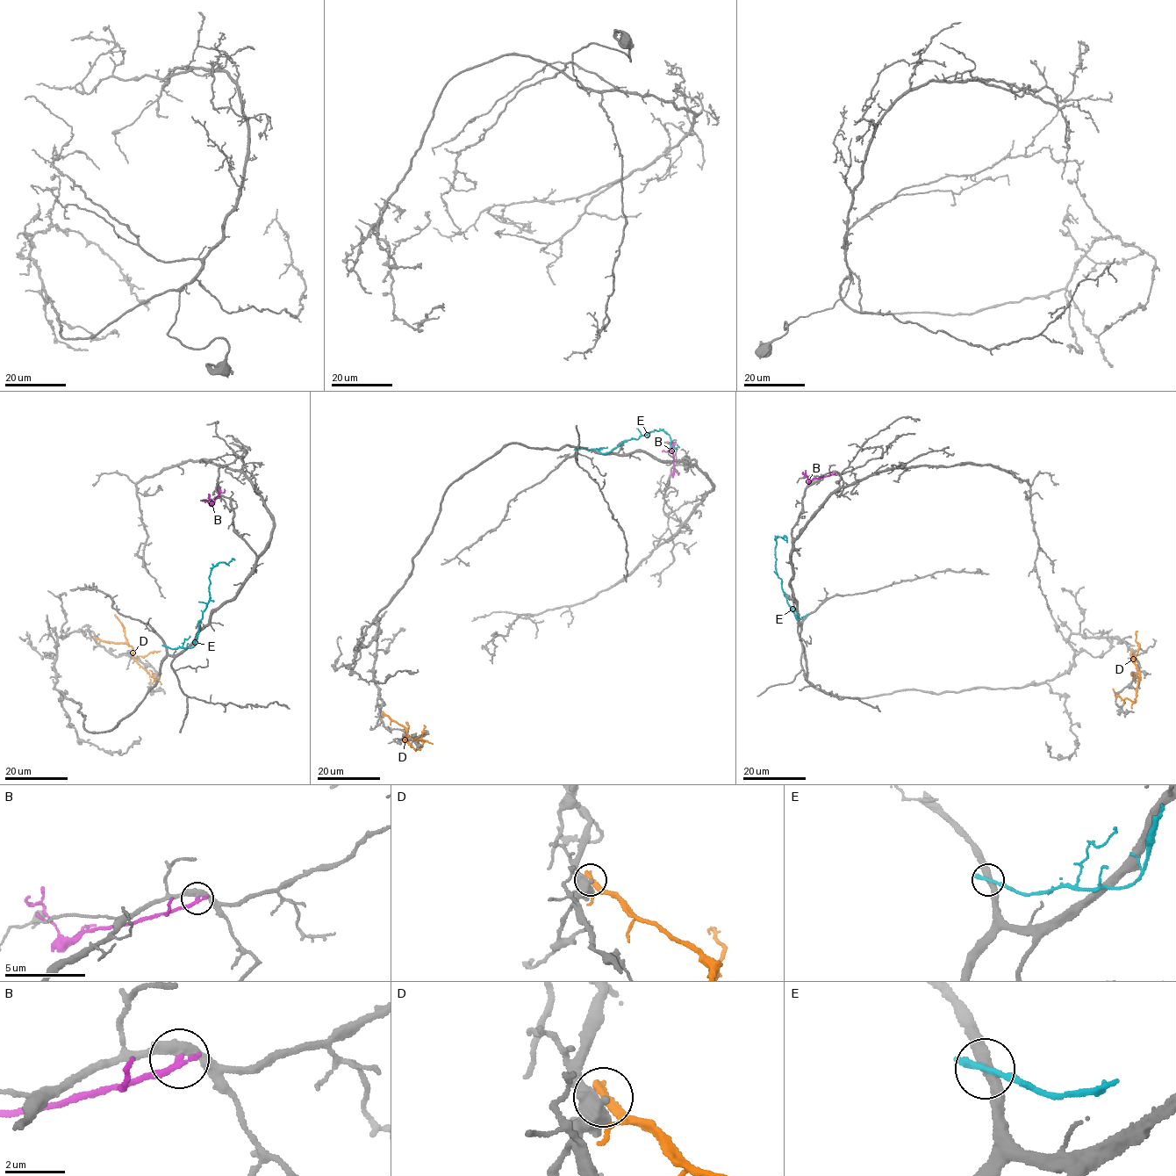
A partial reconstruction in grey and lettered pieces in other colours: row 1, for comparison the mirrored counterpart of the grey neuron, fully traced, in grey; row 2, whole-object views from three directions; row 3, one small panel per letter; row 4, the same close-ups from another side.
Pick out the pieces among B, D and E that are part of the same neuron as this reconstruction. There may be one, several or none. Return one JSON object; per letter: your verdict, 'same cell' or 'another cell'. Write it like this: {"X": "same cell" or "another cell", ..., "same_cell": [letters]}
{"B": "another cell", "D": "another cell", "E": "another cell", "same_cell": []}

